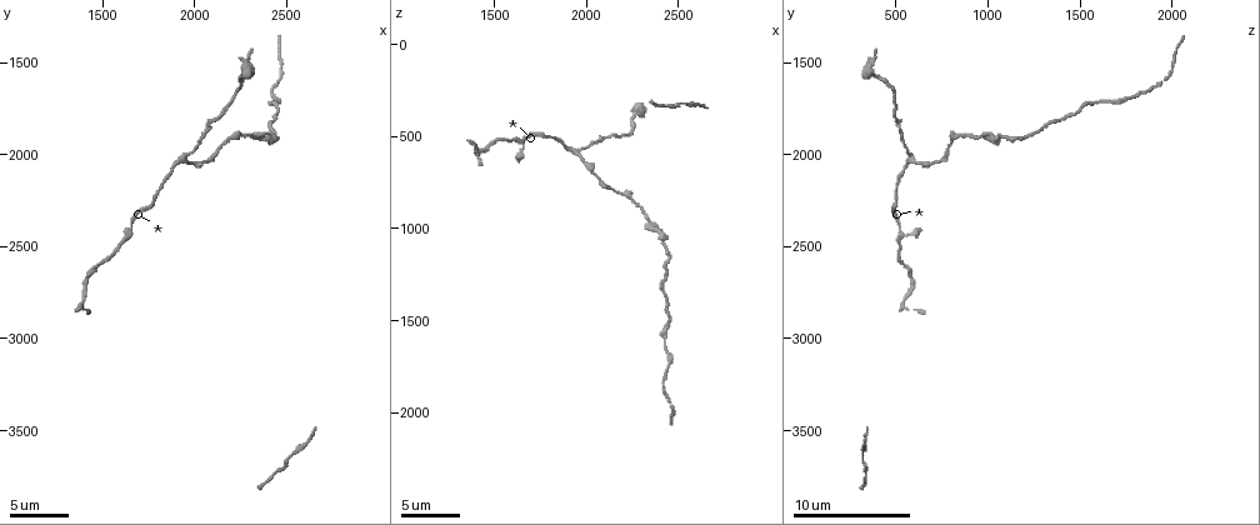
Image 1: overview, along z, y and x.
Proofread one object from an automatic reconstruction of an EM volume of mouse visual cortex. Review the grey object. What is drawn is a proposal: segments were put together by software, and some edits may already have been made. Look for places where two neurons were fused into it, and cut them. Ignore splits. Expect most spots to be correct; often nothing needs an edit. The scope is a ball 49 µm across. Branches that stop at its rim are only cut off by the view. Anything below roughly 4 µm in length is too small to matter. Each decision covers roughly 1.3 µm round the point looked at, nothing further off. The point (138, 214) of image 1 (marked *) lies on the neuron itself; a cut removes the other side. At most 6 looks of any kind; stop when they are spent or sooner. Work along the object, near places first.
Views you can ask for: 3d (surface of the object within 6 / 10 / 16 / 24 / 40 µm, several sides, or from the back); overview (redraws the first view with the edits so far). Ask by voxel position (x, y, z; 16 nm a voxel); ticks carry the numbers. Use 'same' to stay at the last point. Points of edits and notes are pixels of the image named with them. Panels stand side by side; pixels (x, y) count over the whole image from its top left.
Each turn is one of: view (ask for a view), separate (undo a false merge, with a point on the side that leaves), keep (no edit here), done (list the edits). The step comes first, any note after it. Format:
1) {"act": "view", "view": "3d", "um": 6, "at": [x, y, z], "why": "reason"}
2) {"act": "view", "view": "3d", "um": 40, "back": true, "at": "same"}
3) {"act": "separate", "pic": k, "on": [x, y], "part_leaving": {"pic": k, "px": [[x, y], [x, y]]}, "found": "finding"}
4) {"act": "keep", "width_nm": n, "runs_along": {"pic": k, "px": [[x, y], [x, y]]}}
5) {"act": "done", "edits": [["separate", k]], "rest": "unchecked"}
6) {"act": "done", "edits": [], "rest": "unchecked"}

{"act": "view", "view": "3d", "um": 10, "at": [2320, 1900, 900], "why": "sudden change in width"}

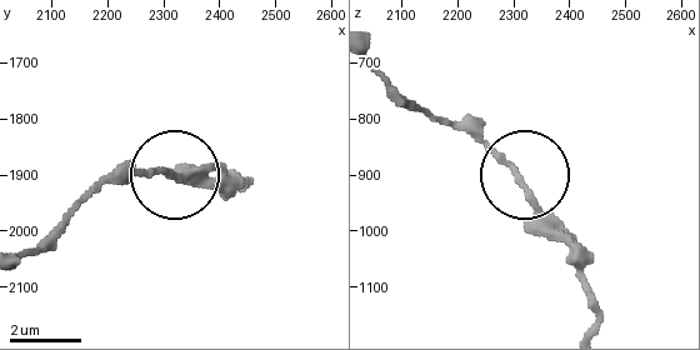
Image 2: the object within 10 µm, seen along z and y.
{"act": "keep", "found": "all the same neuron"}

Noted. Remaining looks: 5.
{"act": "view", "view": "3d", "um": 10, "at": [2420, 1680, 1800], "why": "sudden change in width"}

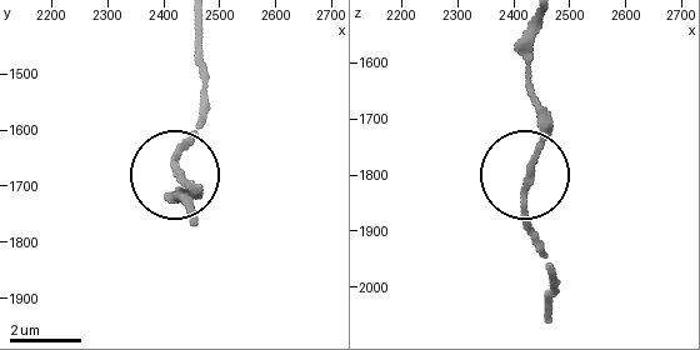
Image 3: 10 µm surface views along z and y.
{"act": "keep", "runs_along": {"pic": 3, "px": [[536, 24], [539, 150], [521, 213], [539, 254]]}, "found": "one neuron here"}

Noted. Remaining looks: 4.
{"act": "view", "view": "3d", "um": 16, "at": [1940, 2020, 580], "why": "a fork"}

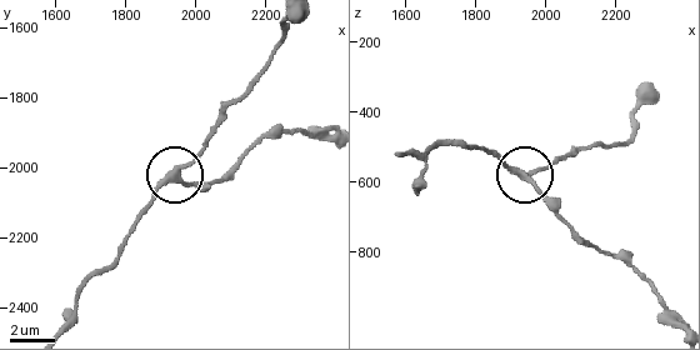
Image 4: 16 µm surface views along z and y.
{"act": "keep", "found": "all the same neuron"}

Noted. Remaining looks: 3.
{"act": "done", "edits": [], "rest": "unchecked"}

